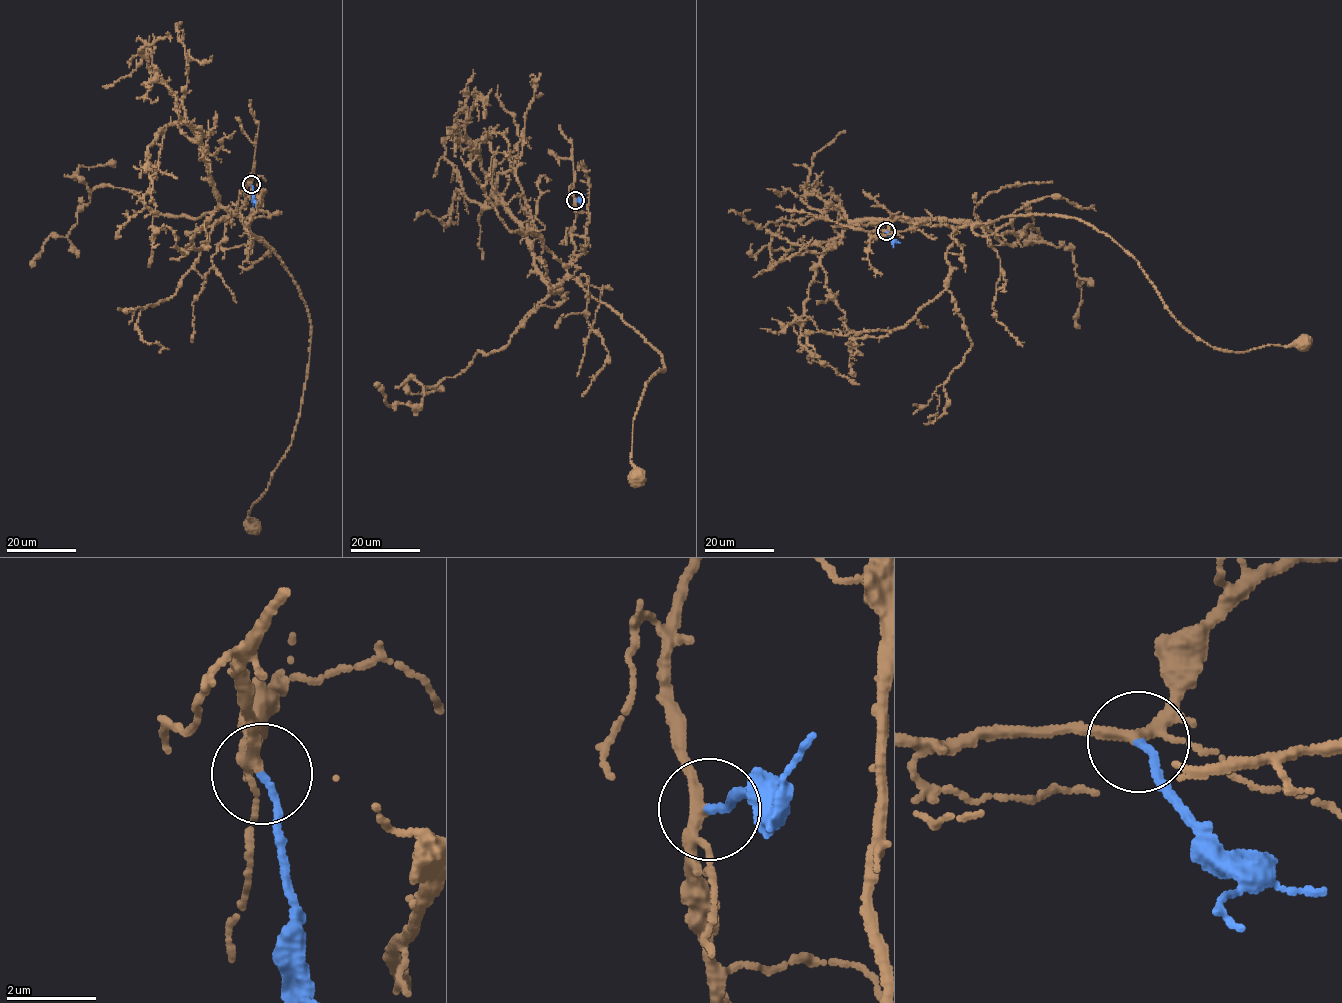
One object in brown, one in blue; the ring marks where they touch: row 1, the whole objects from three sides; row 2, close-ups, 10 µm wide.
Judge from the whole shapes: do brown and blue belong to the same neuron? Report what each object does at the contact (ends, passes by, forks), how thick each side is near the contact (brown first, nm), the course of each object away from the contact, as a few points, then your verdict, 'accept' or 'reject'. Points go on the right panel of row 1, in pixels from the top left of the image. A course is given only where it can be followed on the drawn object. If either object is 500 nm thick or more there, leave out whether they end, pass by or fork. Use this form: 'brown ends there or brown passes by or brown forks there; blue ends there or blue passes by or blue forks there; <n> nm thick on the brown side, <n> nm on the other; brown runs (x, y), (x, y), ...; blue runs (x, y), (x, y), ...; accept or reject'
brown forks there; blue ends there; 200 nm thick on the brown side, 150 nm on the other; brown runs (885, 231), (902, 217), (962, 227), (1037, 213), (1083, 220), (1134, 258), (1164, 305), (1213, 348), (1303, 342); blue runs (885, 231), (894, 247); accept

